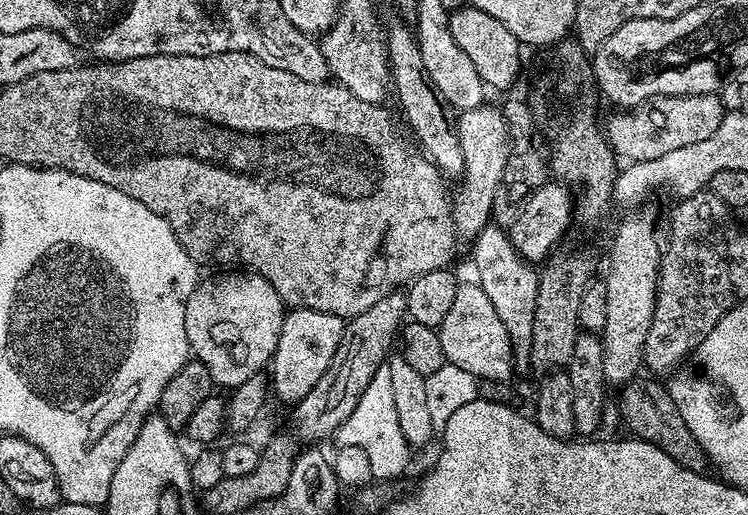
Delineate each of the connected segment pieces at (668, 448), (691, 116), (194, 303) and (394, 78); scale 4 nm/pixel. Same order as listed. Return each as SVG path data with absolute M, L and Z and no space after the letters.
M637 378L628 381L619 389L620 416L624 419L625 426L632 431L629 433L637 440L645 440L658 446L663 452L670 454L670 458L674 458L674 462L686 466L686 470L707 473L710 468L708 455L690 434L690 428L686 426L686 422L682 422L682 414L678 414L678 406L674 406L667 387L655 379L652 380Z
M715 92L689 96L655 96L631 110L616 110L608 120L608 128L606 124L606 139L621 161L641 164L662 158L662 154L671 154L682 146L694 146L694 142L710 138L710 134L722 126L724 115L724 103Z
M232 270L229 276L220 276L209 284L197 283L194 294L186 302L186 338L191 355L210 370L213 385L220 384L225 390L231 390L246 382L246 378L263 373L269 367L278 338L282 334L286 305L278 290L266 282L256 272Z
M385 15L382 20L384 49L388 52L388 70L394 96L396 92L396 100L404 111L404 120L412 127L417 140L415 143L422 149L423 155L427 156L445 177L459 177L464 166L462 147L459 145L458 134L454 127L453 113L449 105L445 104L443 98L436 93L435 86L430 82L422 66L422 54L416 41L415 31L409 25L407 28L399 20L401 19L399 15L396 16Z

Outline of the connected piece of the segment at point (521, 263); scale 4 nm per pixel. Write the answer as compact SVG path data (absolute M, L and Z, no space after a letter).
M489 222L474 239L472 248L472 264L476 267L475 279L481 290L494 302L502 326L506 326L506 334L512 343L512 363L517 373L532 368L532 335L534 334L534 306L538 302L538 286L540 278L537 269L523 260L514 250L507 231L499 228L495 222Z

